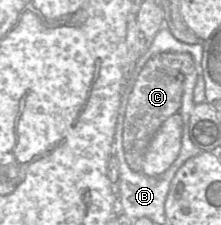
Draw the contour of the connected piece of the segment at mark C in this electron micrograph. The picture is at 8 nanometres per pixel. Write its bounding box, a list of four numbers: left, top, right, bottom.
[123,52,196,172]

